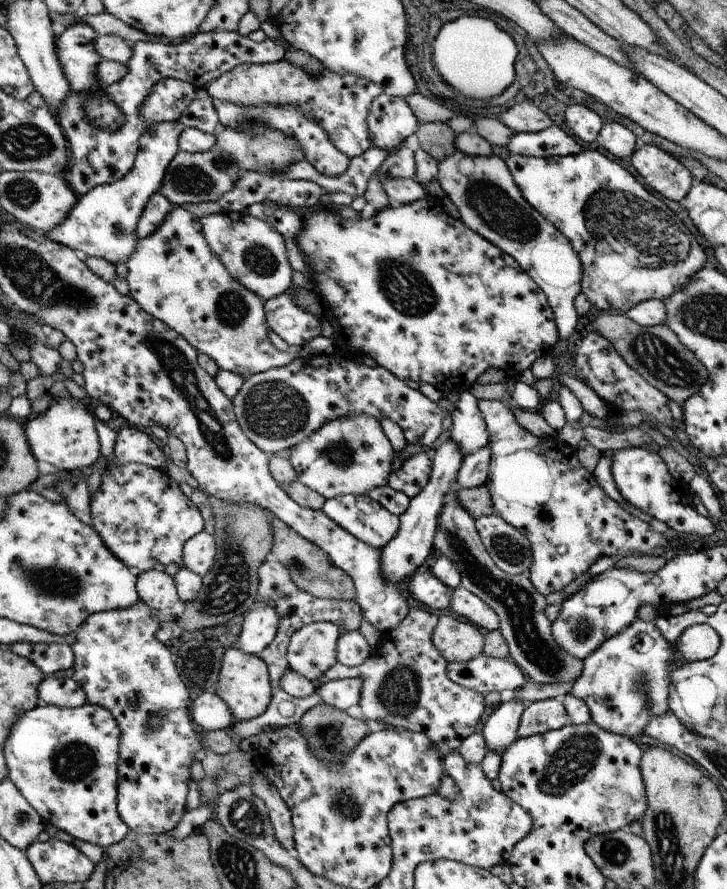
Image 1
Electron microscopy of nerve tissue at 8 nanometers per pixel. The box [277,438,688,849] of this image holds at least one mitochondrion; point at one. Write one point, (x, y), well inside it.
(520, 607)

